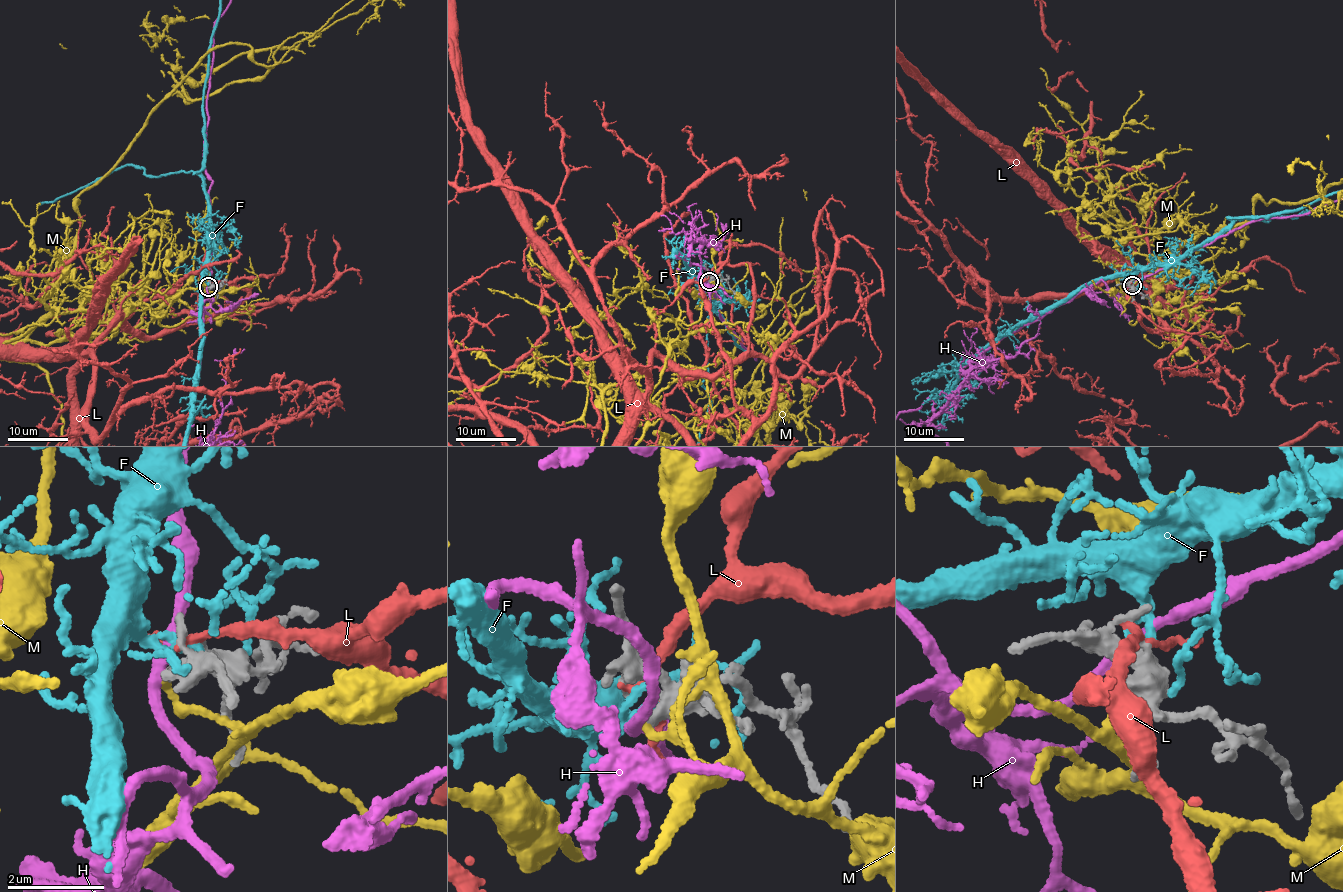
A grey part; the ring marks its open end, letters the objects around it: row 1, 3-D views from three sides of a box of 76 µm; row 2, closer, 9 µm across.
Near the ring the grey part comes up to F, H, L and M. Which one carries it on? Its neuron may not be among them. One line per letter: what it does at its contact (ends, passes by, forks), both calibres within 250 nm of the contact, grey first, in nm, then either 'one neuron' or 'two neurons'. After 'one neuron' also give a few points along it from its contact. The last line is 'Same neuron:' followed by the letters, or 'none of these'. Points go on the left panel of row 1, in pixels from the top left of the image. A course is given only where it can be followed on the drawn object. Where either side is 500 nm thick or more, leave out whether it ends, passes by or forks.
F: it passes by | 320/90 nm | two neurons
H: it passes by | 240/240 nm | two neurons
L: it passes by | 320/160 nm | two neurons
M: it ends | 240/150 nm | two neurons
Same neuron: none of these

